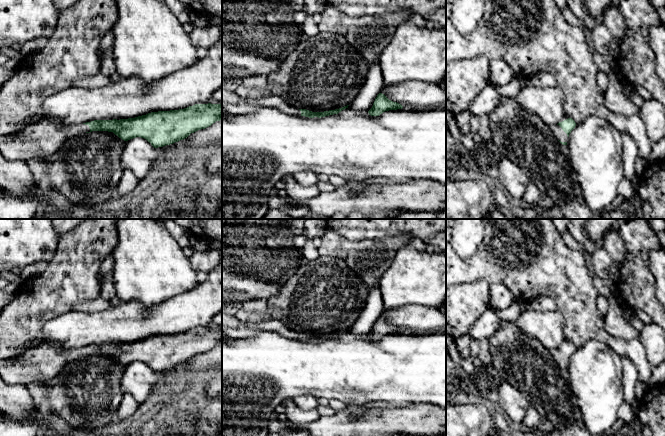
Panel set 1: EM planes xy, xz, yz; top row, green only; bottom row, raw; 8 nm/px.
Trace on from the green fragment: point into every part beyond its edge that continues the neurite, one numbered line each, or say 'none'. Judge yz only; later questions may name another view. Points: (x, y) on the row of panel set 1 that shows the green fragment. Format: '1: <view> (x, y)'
1: yz (557, 131)

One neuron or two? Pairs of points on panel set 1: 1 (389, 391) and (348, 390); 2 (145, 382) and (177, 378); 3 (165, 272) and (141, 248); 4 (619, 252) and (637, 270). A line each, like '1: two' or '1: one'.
1: one
2: two
3: one
4: two

